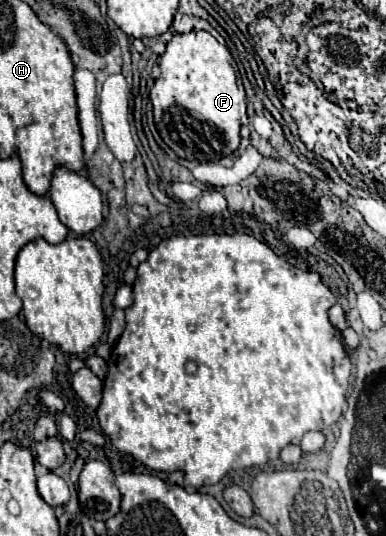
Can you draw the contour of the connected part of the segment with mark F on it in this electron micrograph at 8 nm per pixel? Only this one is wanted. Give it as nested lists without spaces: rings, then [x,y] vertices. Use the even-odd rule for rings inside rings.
[[[209,32],[175,34],[159,60],[161,76],[150,89],[155,124],[163,142],[183,160],[211,162],[233,154],[244,125],[253,127],[257,114],[248,114],[245,89],[238,80],[237,64],[229,50]]]

